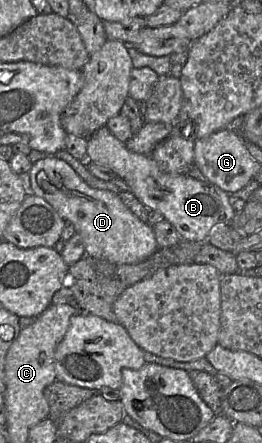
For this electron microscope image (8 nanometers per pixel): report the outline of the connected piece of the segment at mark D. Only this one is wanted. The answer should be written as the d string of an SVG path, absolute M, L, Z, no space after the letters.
M46 156L33 164L29 174L33 194L44 198L65 221L74 225L75 232L82 237L85 255L121 265L144 262L158 251L149 223L133 214L118 194L88 186L65 161Z

